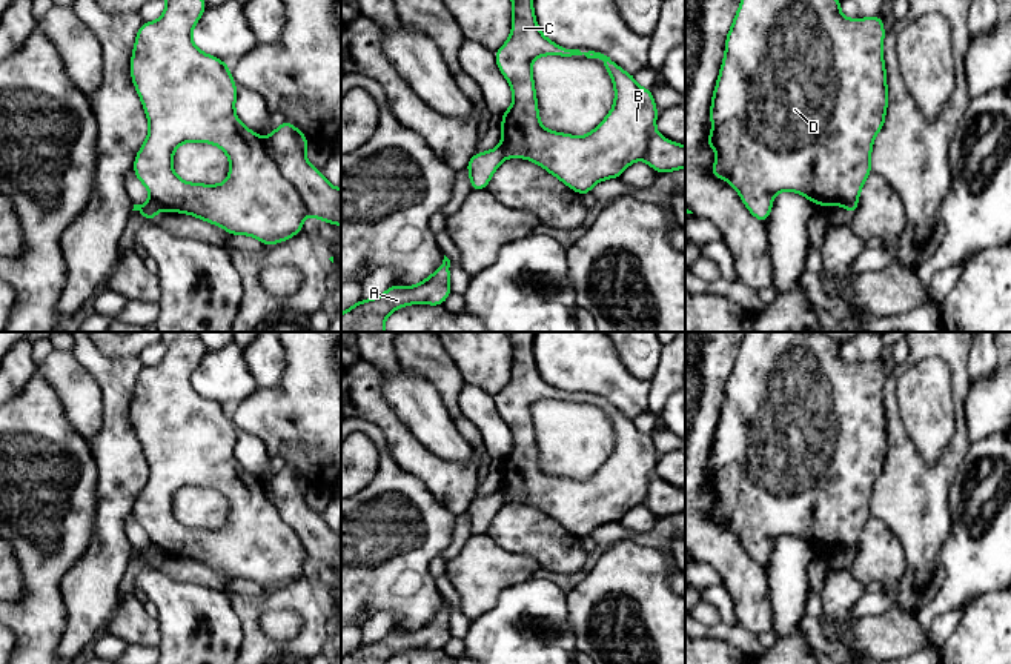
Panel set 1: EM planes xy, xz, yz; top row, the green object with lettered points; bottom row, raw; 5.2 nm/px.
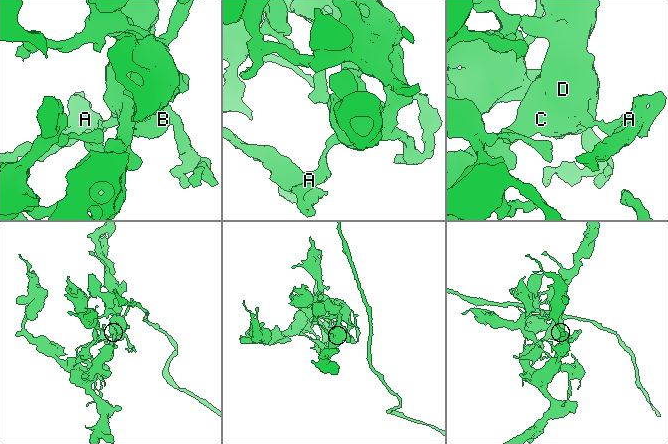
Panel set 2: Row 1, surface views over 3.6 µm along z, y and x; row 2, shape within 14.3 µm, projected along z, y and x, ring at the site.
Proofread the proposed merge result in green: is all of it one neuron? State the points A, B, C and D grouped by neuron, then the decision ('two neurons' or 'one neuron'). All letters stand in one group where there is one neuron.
A / B C D; two neurons

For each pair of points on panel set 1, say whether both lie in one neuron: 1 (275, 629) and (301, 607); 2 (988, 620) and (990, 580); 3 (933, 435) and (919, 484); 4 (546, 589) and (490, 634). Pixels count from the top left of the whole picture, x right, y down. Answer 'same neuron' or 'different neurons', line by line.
1: different neurons
2: different neurons
3: different neurons
4: same neuron

